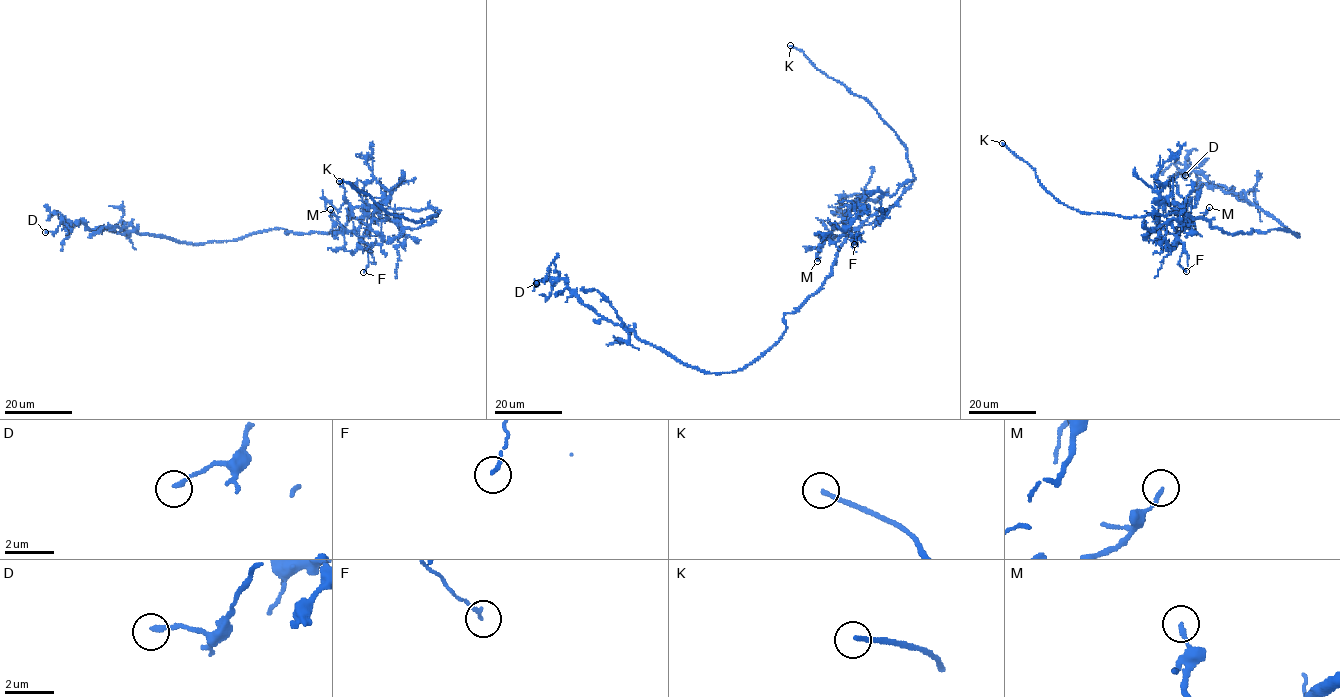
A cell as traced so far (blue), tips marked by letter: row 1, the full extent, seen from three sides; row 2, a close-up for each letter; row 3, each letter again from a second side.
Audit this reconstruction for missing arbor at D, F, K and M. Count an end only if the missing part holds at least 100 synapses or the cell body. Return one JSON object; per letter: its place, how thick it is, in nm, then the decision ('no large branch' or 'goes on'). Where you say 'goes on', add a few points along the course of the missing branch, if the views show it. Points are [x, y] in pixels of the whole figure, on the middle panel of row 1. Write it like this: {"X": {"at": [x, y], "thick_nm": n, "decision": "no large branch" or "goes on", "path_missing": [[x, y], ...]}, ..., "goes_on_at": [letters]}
{"D": {"at": [536, 283], "thick_nm": 160, "decision": "no large branch"}, "F": {"at": [854, 244], "thick_nm": 140, "decision": "no large branch"}, "K": {"at": [790, 45], "thick_nm": 170, "decision": "goes on", "path_missing": [[790, 45], [779, 42], [772, 31]]}, "M": {"at": [817, 261], "thick_nm": 140, "decision": "no large branch"}, "goes_on_at": ["K"]}

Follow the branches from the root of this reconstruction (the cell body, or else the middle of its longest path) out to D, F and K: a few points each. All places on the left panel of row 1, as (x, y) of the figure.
D: (310, 233), (274, 228), (191, 244), (61, 219), (55, 231), (45, 232)
F: (310, 233), (333, 232), (367, 213), (364, 206), (373, 207), (362, 240), (369, 263), (363, 272)
K: (310, 233), (330, 233), (353, 218), (386, 208), (439, 212), (416, 222), (392, 215), (339, 181)

